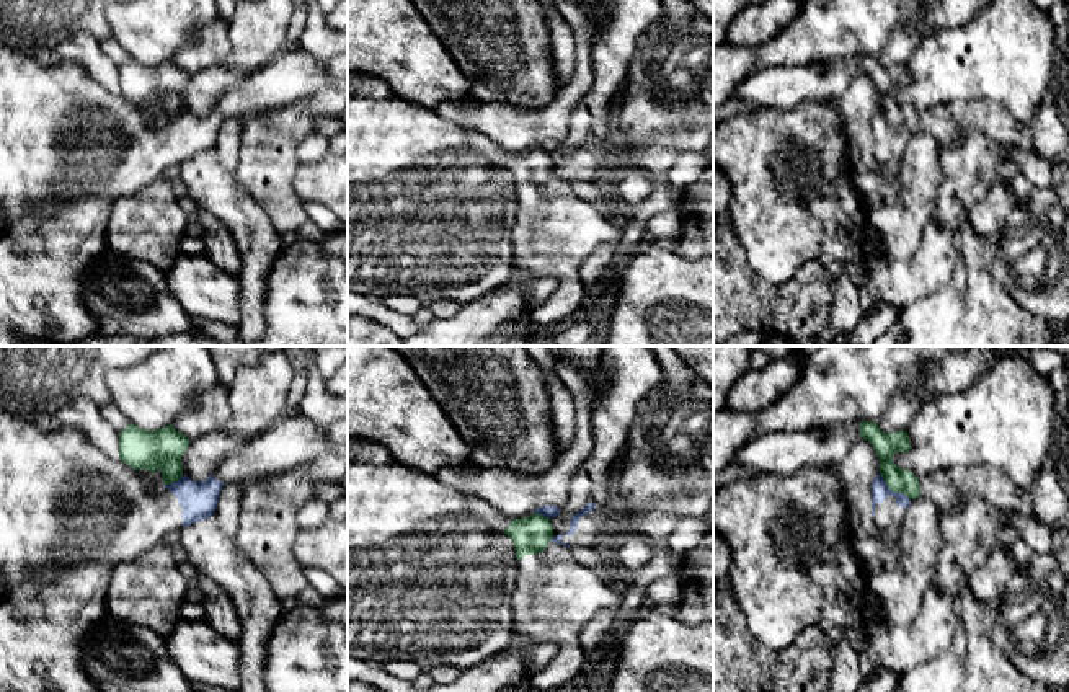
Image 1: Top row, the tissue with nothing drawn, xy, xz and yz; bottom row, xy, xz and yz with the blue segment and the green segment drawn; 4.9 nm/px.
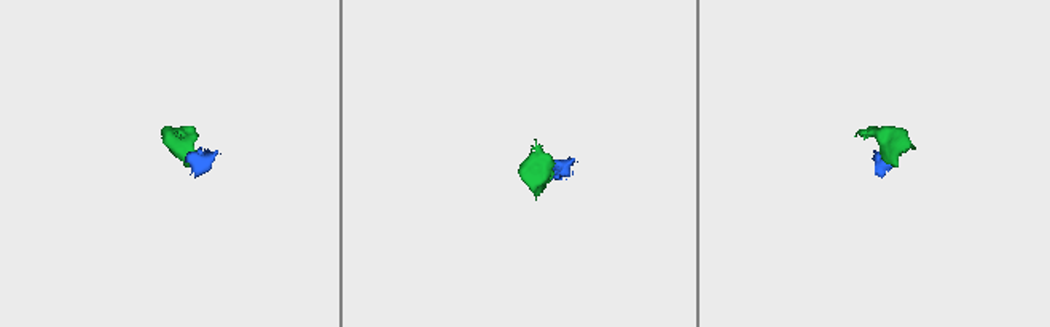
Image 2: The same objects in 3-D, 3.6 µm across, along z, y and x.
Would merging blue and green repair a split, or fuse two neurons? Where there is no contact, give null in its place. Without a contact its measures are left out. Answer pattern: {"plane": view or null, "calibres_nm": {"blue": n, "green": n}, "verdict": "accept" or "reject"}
{"plane": "yz", "calibres_nm": {"blue": 90, "green": 120}, "verdict": "reject"}

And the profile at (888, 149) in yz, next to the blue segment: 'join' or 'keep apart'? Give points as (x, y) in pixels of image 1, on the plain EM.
join

